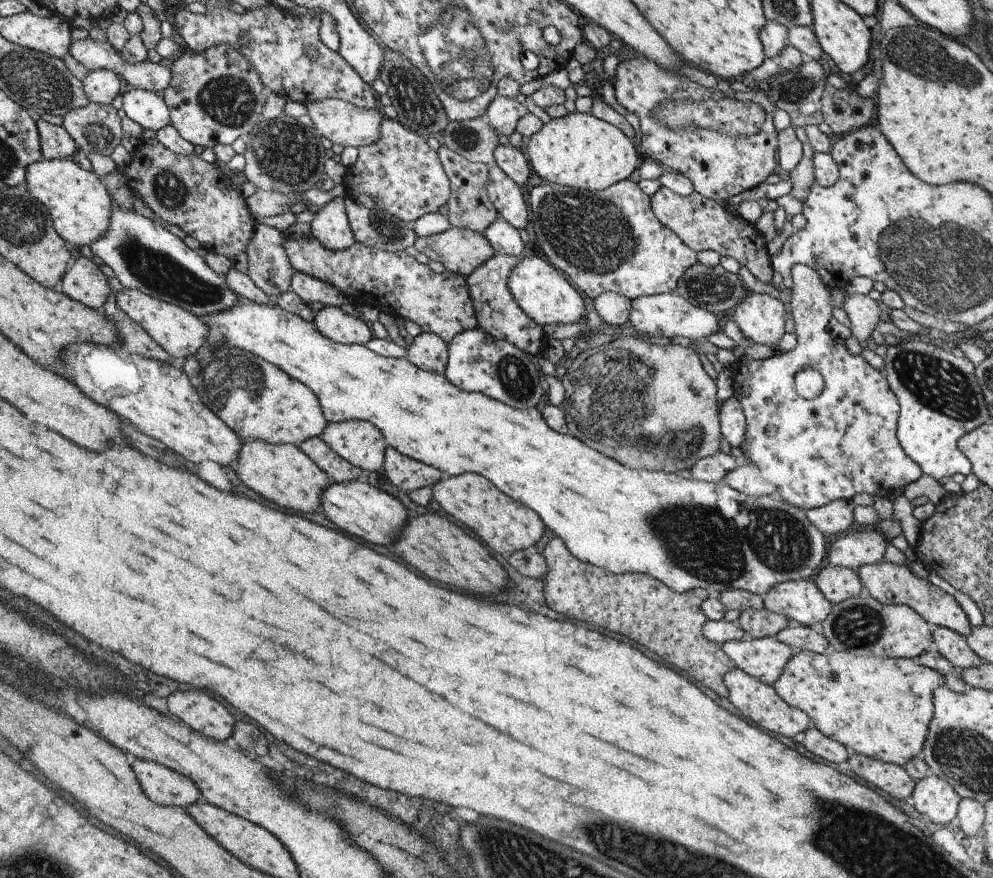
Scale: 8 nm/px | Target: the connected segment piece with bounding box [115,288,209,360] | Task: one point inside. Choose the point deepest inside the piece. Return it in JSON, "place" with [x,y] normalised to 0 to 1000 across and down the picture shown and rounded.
{"place":[181,379]}

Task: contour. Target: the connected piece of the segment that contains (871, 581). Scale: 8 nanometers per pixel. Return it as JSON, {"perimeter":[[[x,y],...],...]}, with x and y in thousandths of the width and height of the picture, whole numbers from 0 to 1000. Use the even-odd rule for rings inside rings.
{"perimeter":[[[888,638],[886,640],[867,645],[863,649],[867,664],[876,674],[876,679],[885,687],[891,689],[914,689],[921,695],[938,714],[953,714],[974,726],[978,721],[977,708],[961,682],[960,678],[953,675],[935,659],[928,659],[920,655],[910,645]]]}

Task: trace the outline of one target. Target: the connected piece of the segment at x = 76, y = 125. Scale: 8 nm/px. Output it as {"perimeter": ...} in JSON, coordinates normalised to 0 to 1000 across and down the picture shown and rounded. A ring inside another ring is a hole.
{"perimeter":[[[91,116],[65,130],[62,144],[75,158],[79,170],[111,179],[125,157],[122,133],[123,130],[114,120]]]}

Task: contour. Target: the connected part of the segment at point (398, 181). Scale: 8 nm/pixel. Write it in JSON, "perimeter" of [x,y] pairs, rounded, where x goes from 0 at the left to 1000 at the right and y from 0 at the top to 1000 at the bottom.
{"perimeter":[[[388,132],[383,145],[382,158],[370,167],[361,169],[360,183],[347,200],[348,218],[352,223],[358,224],[362,221],[370,221],[383,239],[400,246],[401,249],[412,255],[424,246],[441,243],[441,237],[452,229],[454,212],[441,174],[433,170],[429,162],[430,158],[419,153],[416,148],[405,144],[400,137]]]}

